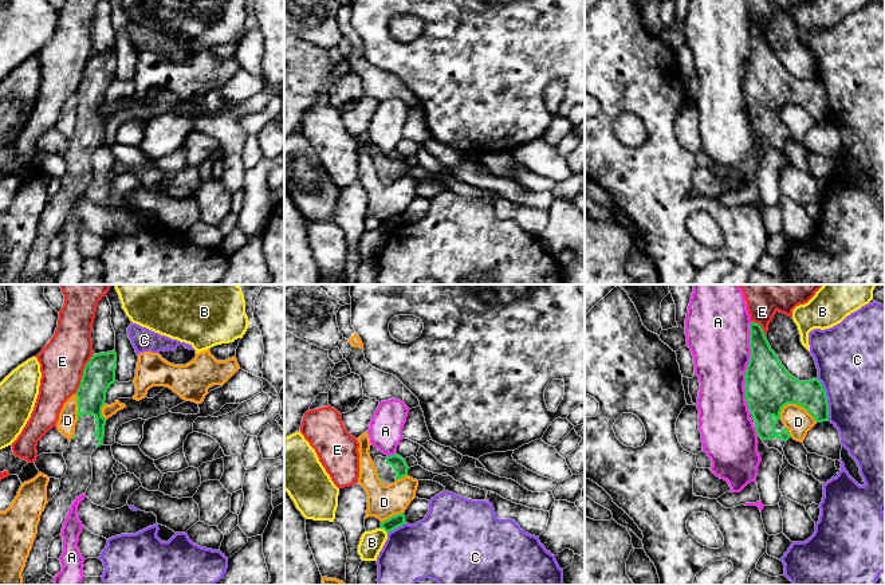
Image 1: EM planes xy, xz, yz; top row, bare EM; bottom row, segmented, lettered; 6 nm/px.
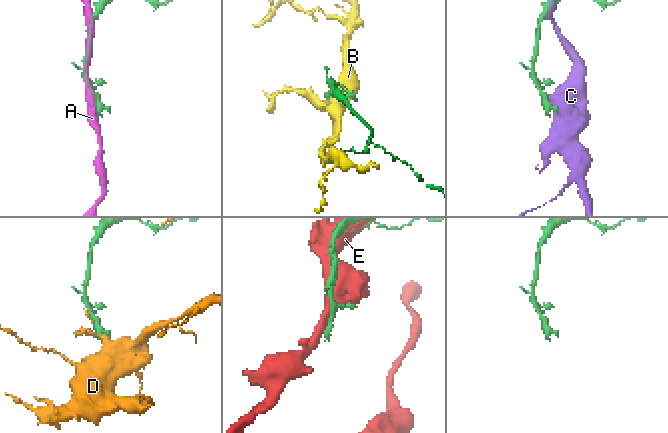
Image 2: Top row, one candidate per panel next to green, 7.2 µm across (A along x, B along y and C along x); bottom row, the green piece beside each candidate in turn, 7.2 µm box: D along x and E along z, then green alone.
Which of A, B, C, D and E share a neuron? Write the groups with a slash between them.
A / B / C / D / E

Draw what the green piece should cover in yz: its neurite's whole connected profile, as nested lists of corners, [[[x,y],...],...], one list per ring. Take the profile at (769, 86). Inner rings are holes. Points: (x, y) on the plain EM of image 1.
[[[750,23],[751,56],[746,70],[746,99],[755,119],[758,136],[768,148],[783,154],[780,172],[790,164],[783,146],[791,137],[780,119],[782,107],[795,103],[805,107],[817,122],[829,119],[826,90],[818,78],[799,81],[792,76],[771,48],[759,23]]]

